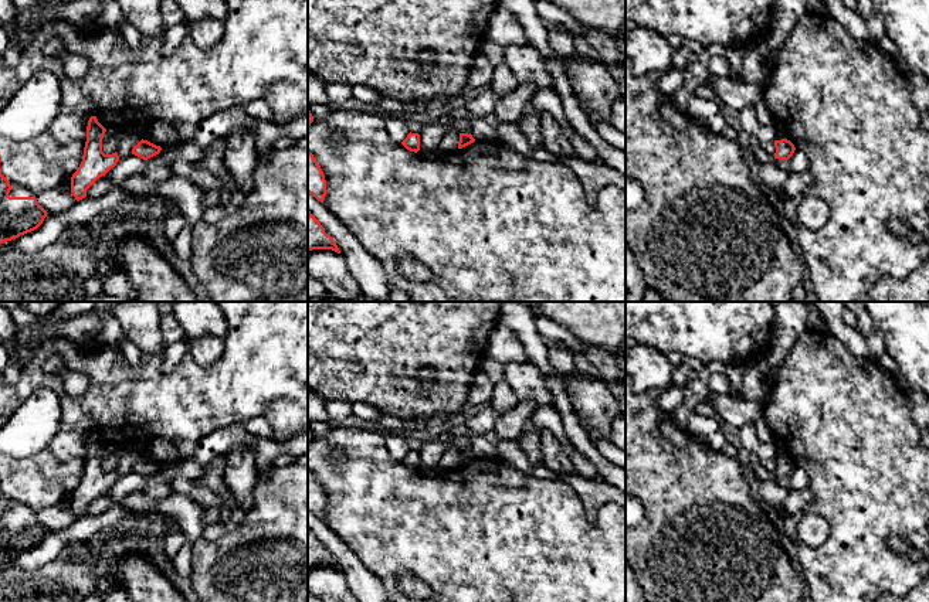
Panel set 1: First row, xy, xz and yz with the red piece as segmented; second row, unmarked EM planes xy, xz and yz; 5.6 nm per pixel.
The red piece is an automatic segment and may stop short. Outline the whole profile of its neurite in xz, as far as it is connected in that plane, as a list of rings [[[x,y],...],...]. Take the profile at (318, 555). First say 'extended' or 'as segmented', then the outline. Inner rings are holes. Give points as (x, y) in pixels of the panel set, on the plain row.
as segmented; [[[308,527],[308,569],[312,567],[332,567],[340,571],[333,555],[325,550],[321,540]]]

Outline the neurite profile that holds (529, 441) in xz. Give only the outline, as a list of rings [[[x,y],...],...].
[[[529,419],[516,439],[521,449],[535,467],[542,465],[540,435],[542,428],[535,426]]]

